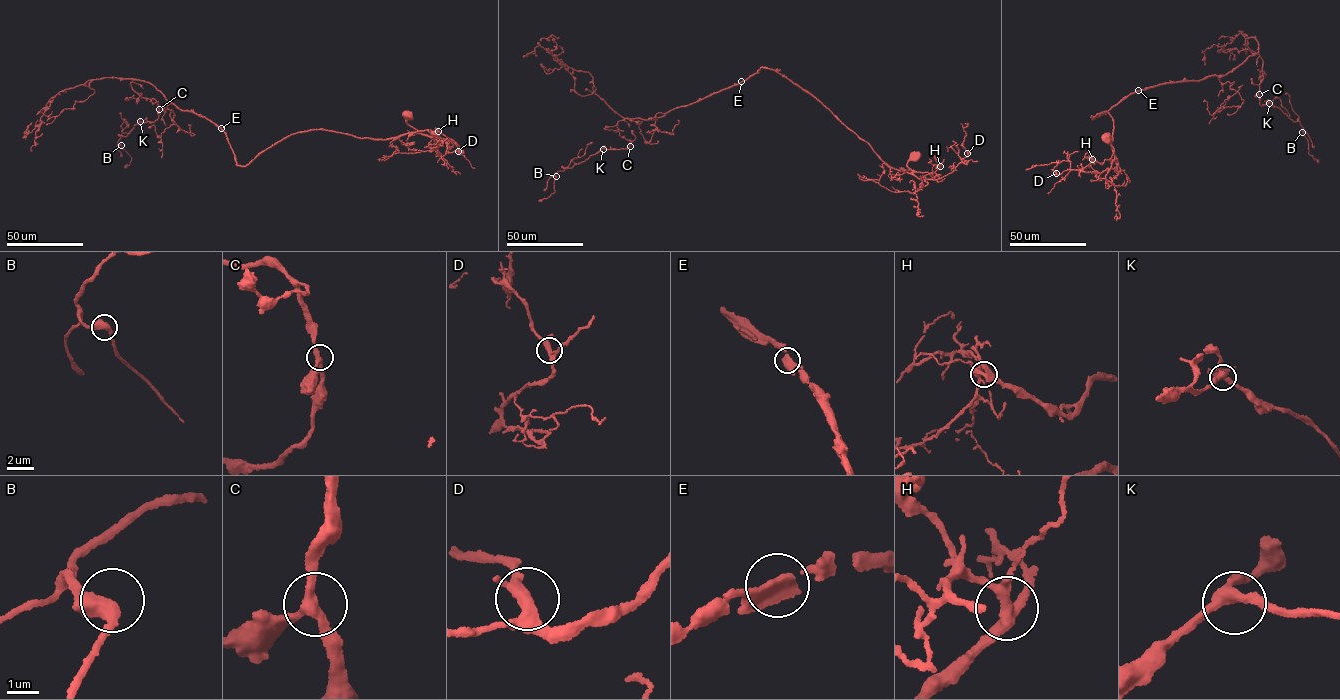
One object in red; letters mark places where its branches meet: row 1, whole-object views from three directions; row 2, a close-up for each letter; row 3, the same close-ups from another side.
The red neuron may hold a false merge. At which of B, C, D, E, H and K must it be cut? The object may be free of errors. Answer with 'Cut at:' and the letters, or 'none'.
Cut at: none

